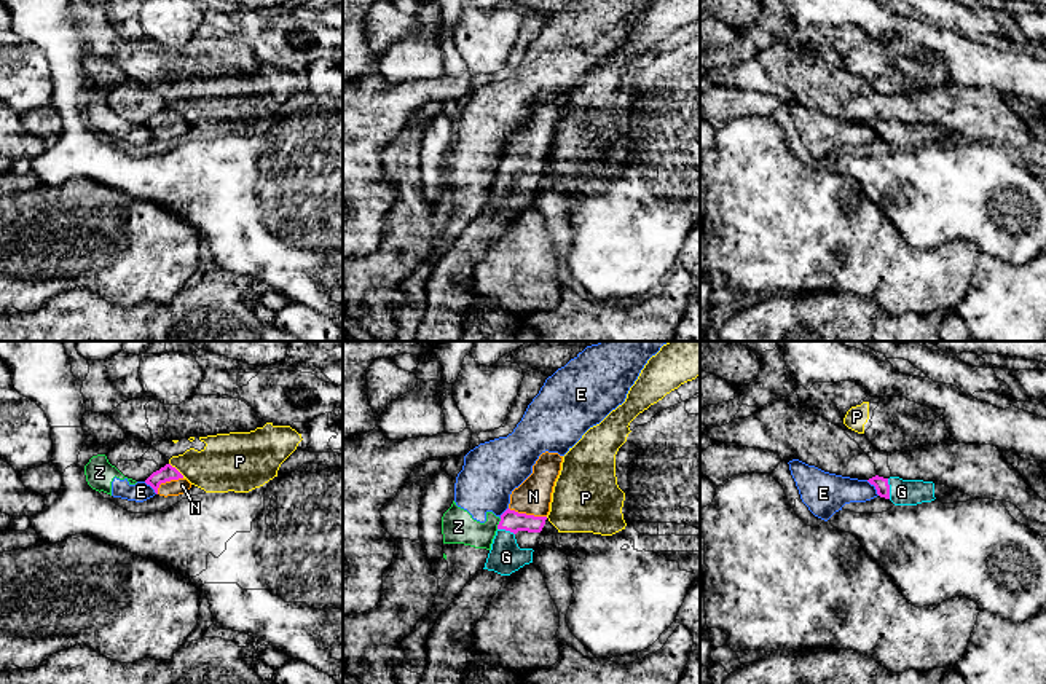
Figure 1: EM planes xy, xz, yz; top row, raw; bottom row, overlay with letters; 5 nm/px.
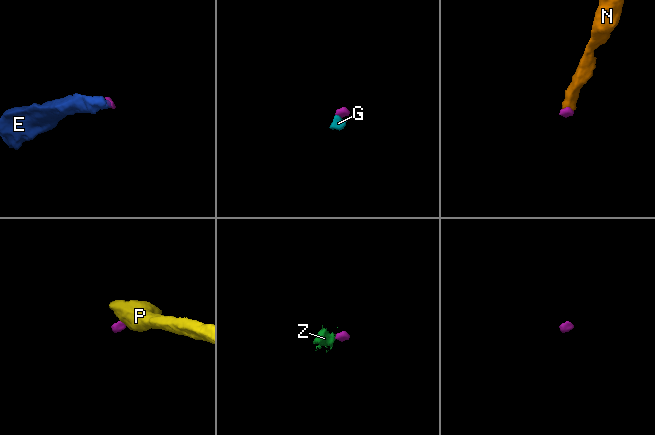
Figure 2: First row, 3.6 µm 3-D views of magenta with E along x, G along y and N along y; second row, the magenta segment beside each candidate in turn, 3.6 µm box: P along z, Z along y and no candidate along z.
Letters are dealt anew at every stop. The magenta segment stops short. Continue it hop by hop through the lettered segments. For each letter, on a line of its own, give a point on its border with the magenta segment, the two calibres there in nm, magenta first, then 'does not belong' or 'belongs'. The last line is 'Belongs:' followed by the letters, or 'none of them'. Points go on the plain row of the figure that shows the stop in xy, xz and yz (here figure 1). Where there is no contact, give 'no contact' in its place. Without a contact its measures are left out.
E: yz (874, 128) | 70/220 nm | does not belong
G: yz (888, 131) | 70/130 nm | belongs
N: xz (528, 158) | 110/180 nm | belongs
P: xy (177, 114) | 80/280 nm | does not belong
Z: xz (499, 166) | 110/170 nm | does not belong
Belongs: G, N

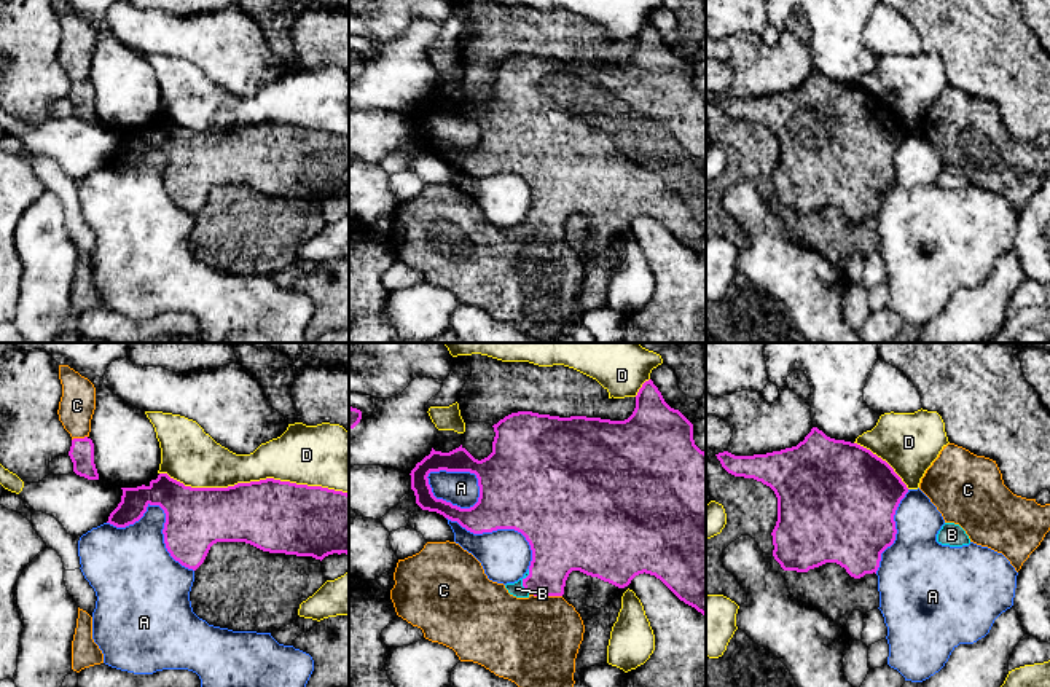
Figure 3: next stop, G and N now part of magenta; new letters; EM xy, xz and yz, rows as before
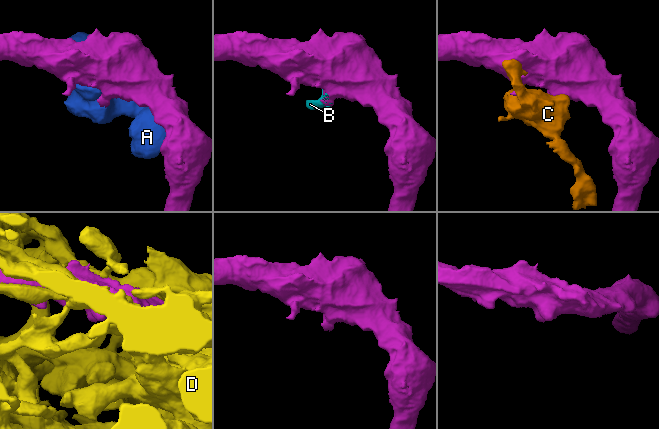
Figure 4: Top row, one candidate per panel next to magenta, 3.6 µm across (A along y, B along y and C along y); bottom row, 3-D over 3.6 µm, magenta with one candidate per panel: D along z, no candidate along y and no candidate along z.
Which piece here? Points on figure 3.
A: xz (448, 145) | 220/180 nm | does not belong
B: xz (523, 225) | 280/70 nm | belongs
C: xz (545, 238) | 280/460 nm | does not belong
D: xy (254, 125) | 360/260 nm | does not belong
Belongs: B

